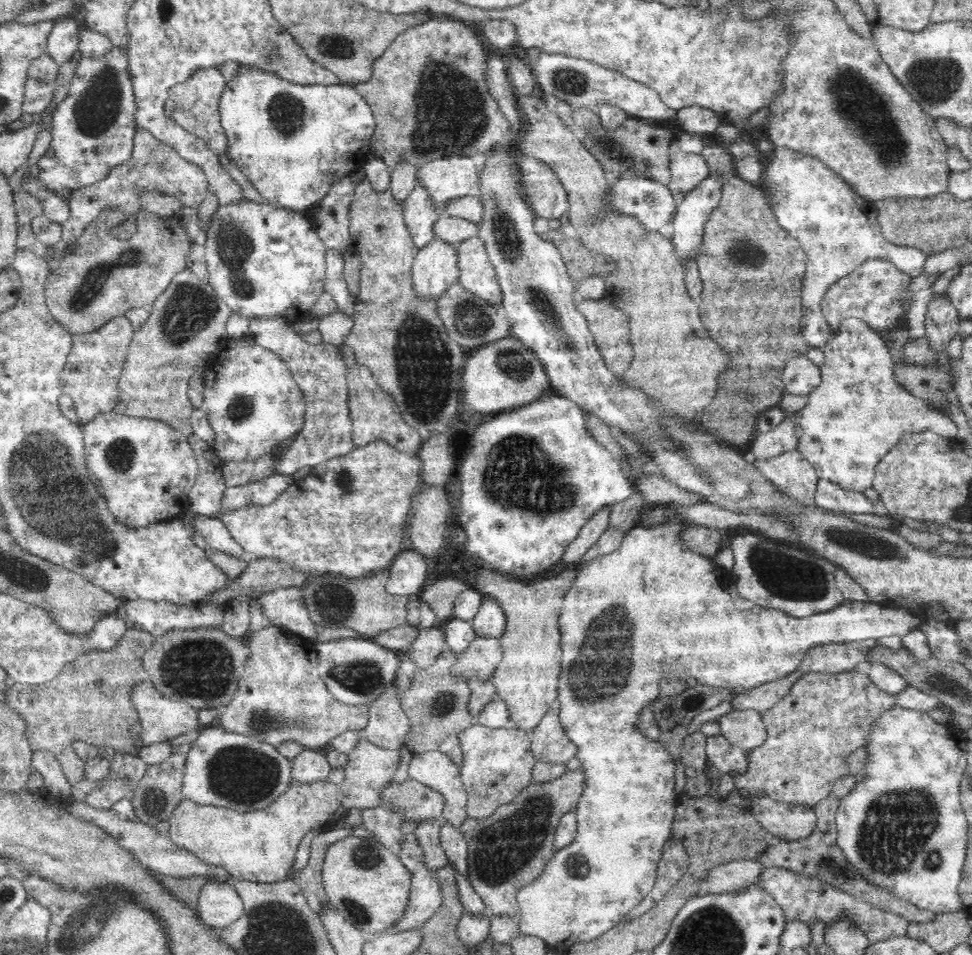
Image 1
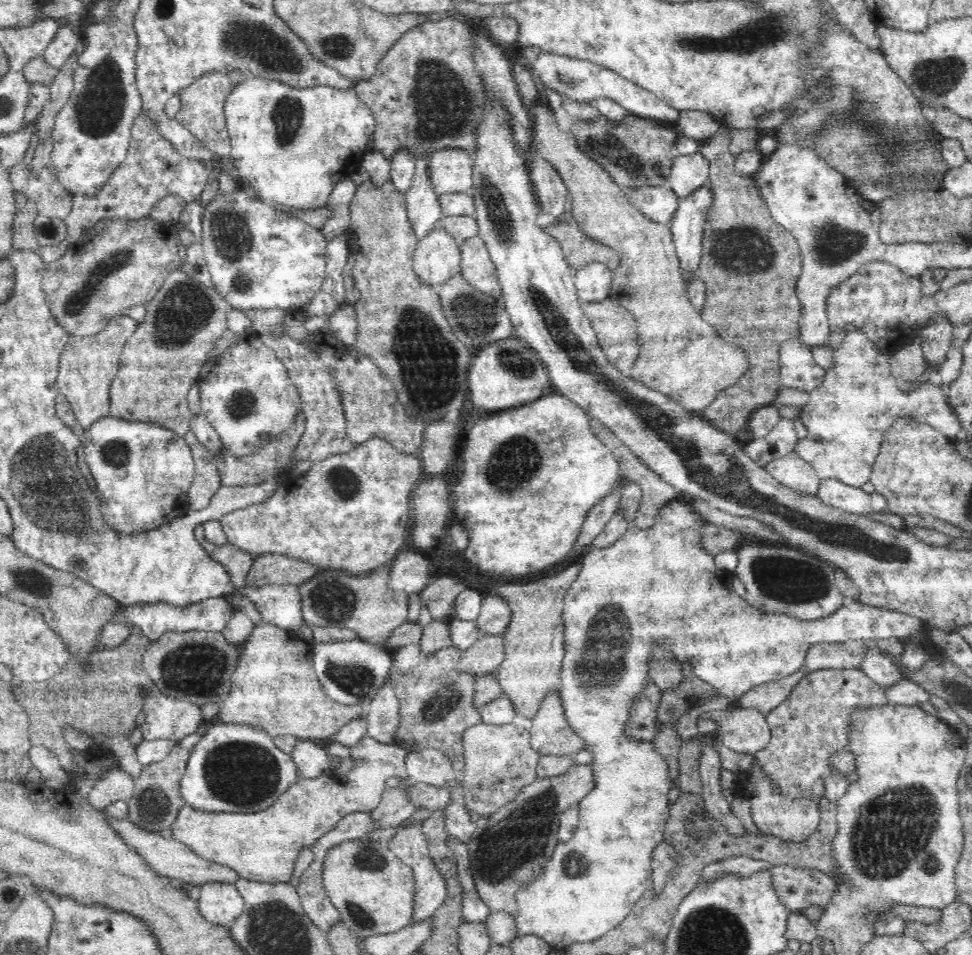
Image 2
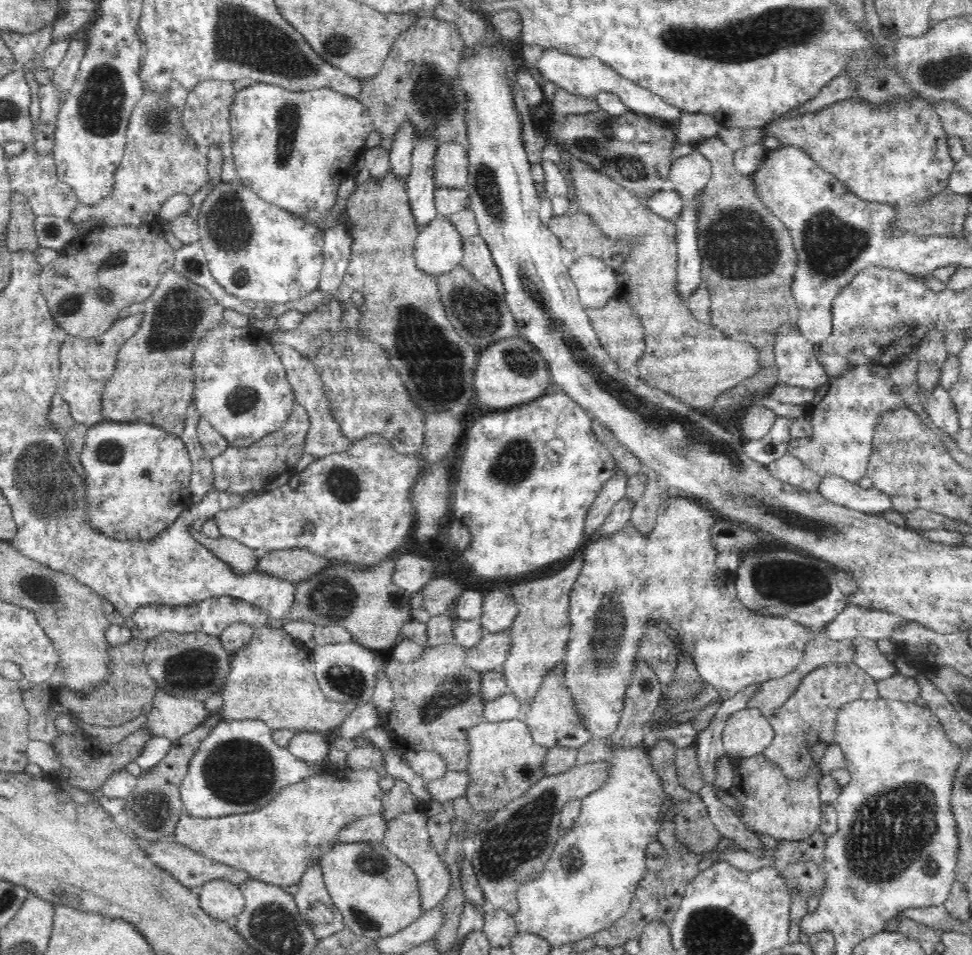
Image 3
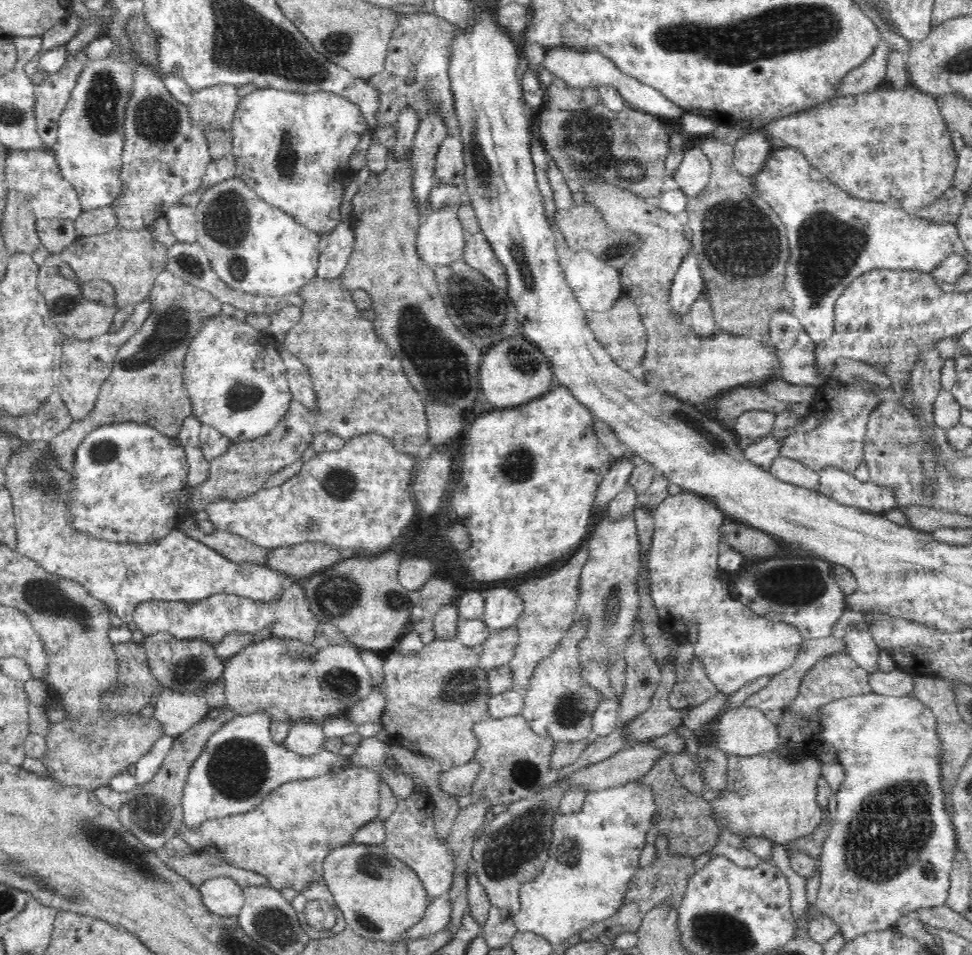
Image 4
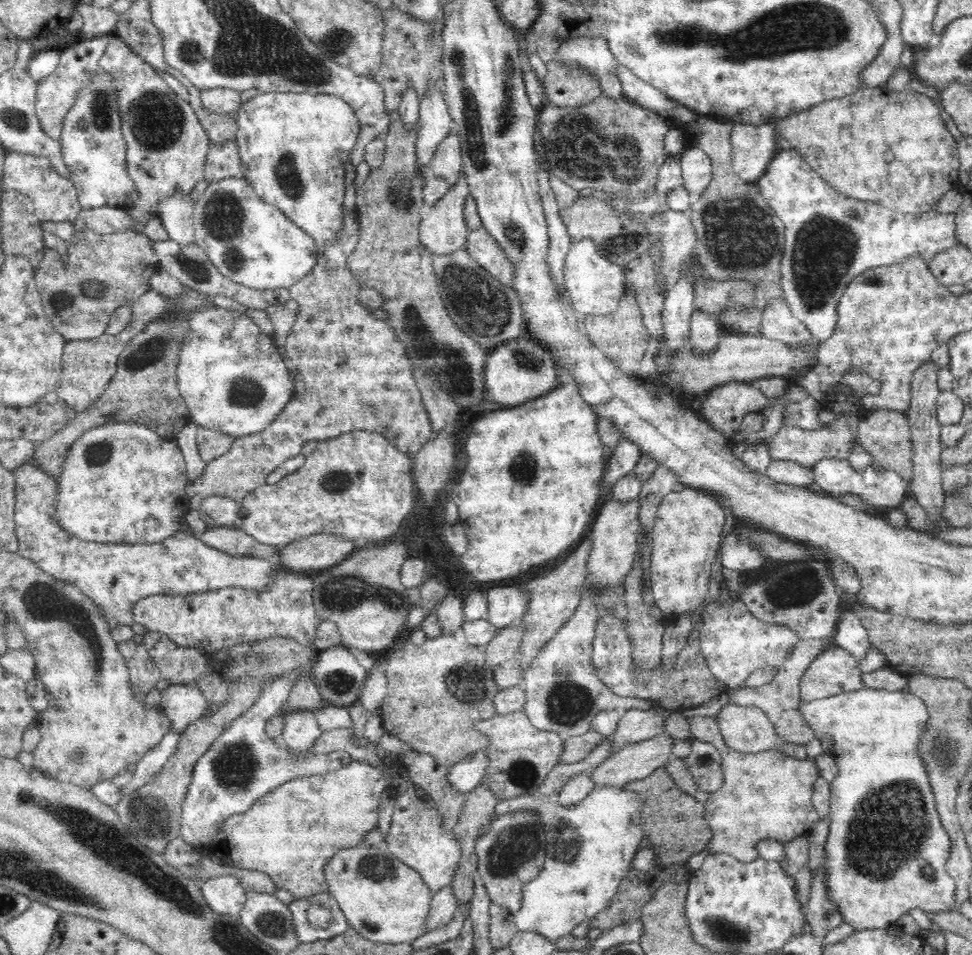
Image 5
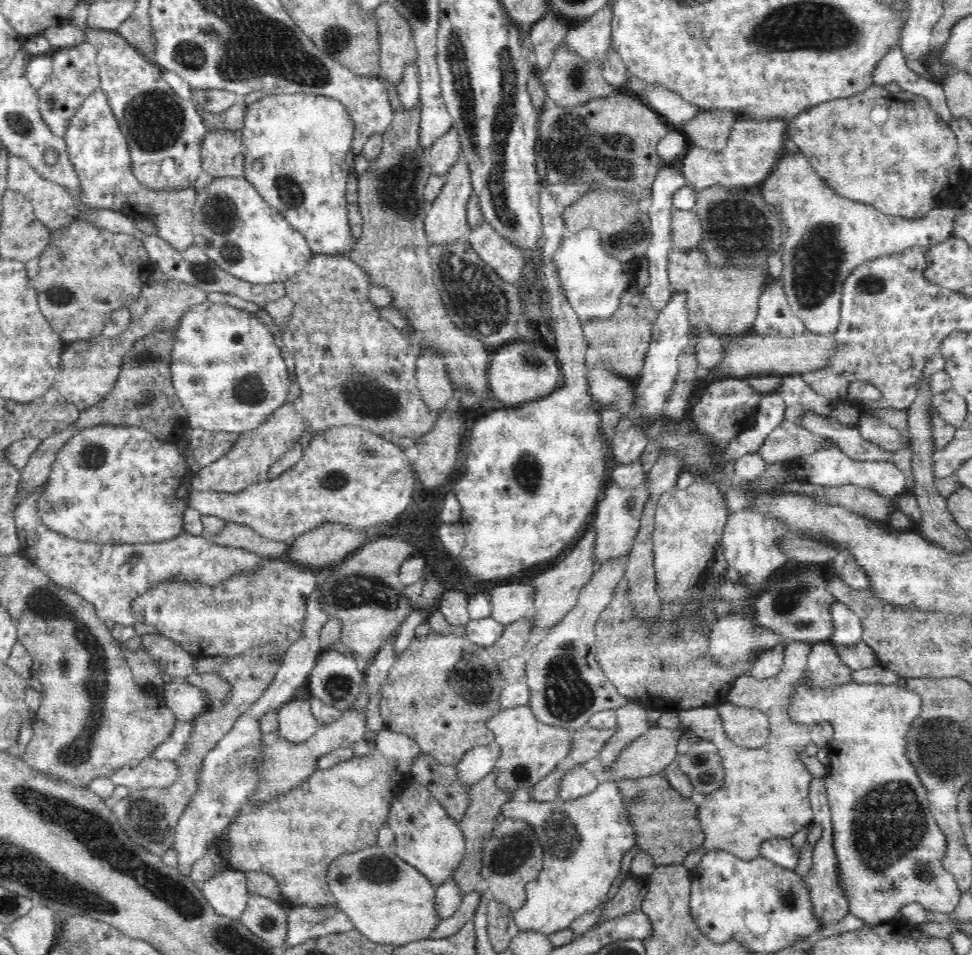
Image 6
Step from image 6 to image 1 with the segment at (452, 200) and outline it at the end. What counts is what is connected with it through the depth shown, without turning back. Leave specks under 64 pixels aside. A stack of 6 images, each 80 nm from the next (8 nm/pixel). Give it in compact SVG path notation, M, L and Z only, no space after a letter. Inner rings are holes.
M434 238L416 253L411 279L420 299L437 302L458 277L456 244Z

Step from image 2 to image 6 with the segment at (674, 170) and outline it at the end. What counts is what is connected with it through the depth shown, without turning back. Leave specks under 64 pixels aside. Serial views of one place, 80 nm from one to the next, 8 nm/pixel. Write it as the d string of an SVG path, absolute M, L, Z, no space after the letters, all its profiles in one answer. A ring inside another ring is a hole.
M738 117L728 134L728 144L721 152L712 152L693 146L683 156L680 165L685 178L685 184L696 192L708 187L720 185L734 189L750 190L759 188L761 182L772 172L778 159L785 154L784 132L786 121L780 118L755 120Z

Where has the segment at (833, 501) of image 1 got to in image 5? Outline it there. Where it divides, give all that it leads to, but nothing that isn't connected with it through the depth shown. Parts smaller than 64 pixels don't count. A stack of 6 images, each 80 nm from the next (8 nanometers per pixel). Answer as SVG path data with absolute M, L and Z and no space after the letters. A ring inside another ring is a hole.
M824 458L816 462L812 473L814 473L814 482L826 493L838 499L844 495L860 497L866 505L879 509L881 513L887 509L900 507L900 504L907 498L904 490L910 485L910 480L905 480L893 470L881 470L881 468L868 464L866 470L858 472L852 468L848 459L842 460L841 458Z

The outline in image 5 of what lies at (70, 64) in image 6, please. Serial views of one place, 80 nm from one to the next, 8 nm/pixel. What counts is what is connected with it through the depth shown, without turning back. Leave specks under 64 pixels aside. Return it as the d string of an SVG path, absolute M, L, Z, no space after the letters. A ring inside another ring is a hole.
M105 35L80 42L75 41L74 45L62 46L58 68L37 84L35 111L42 130L50 138L56 140L61 138L65 114L76 100L77 95L80 94L80 90L88 86L87 82L91 81L93 74L98 70L100 58L106 52L106 46L108 46L108 37Z

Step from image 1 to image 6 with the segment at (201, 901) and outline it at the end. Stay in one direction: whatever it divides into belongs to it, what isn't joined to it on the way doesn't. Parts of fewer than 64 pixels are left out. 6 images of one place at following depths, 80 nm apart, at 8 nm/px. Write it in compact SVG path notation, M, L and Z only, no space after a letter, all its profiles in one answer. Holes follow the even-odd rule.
M232 868L202 882L201 891L217 914L232 920L241 919L250 894L244 871Z

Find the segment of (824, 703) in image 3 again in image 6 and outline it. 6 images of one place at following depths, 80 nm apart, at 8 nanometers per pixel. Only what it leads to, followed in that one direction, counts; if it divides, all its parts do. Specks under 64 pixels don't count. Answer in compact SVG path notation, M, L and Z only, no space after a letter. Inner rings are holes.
M830 642L814 643L807 660L805 680L811 688L828 690L840 684L853 682L850 667L840 659L834 644Z

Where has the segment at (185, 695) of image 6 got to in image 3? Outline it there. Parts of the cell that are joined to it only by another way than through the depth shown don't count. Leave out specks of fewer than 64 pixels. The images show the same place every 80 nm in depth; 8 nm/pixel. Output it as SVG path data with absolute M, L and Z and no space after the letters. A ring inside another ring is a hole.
M159 689L147 708L147 732L152 737L165 736L171 741L182 738L203 725L207 713L205 703L193 698L176 698Z

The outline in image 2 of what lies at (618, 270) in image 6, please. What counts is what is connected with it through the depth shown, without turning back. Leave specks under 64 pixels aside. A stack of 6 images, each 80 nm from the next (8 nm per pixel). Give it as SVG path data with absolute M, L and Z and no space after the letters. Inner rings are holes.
M600 262L578 268L576 272L575 285L579 301L582 303L603 302L608 298L612 284L612 272L602 266Z

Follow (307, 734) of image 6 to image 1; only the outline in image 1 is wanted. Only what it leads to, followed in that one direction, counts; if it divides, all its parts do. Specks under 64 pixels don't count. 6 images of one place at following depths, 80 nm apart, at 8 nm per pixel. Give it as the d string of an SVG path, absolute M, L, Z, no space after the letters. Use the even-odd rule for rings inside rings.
M306 748L293 760L292 784L310 785L326 781L331 770L325 751Z

